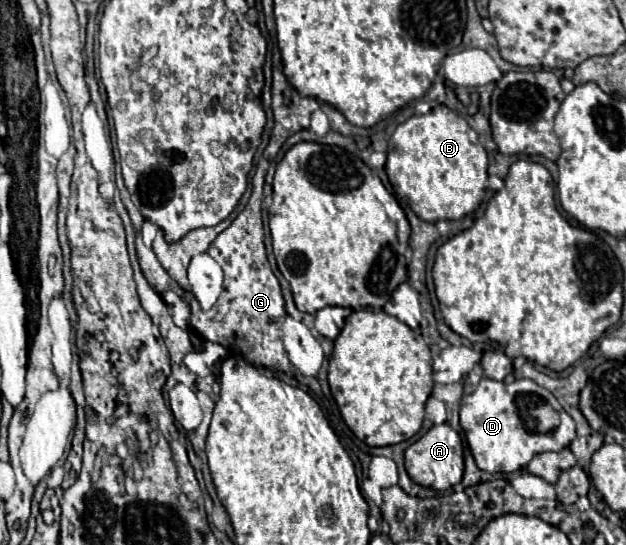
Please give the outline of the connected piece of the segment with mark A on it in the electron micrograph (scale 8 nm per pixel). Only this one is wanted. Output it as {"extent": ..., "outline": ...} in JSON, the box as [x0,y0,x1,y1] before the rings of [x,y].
{"extent":[405,424,463,490],"outline":[[[449,424],[433,426],[417,442],[413,442],[405,450],[405,468],[407,468],[407,474],[413,482],[427,486],[427,488],[433,488],[433,490],[447,490],[447,488],[459,484],[461,478],[463,478],[461,436]]]}

